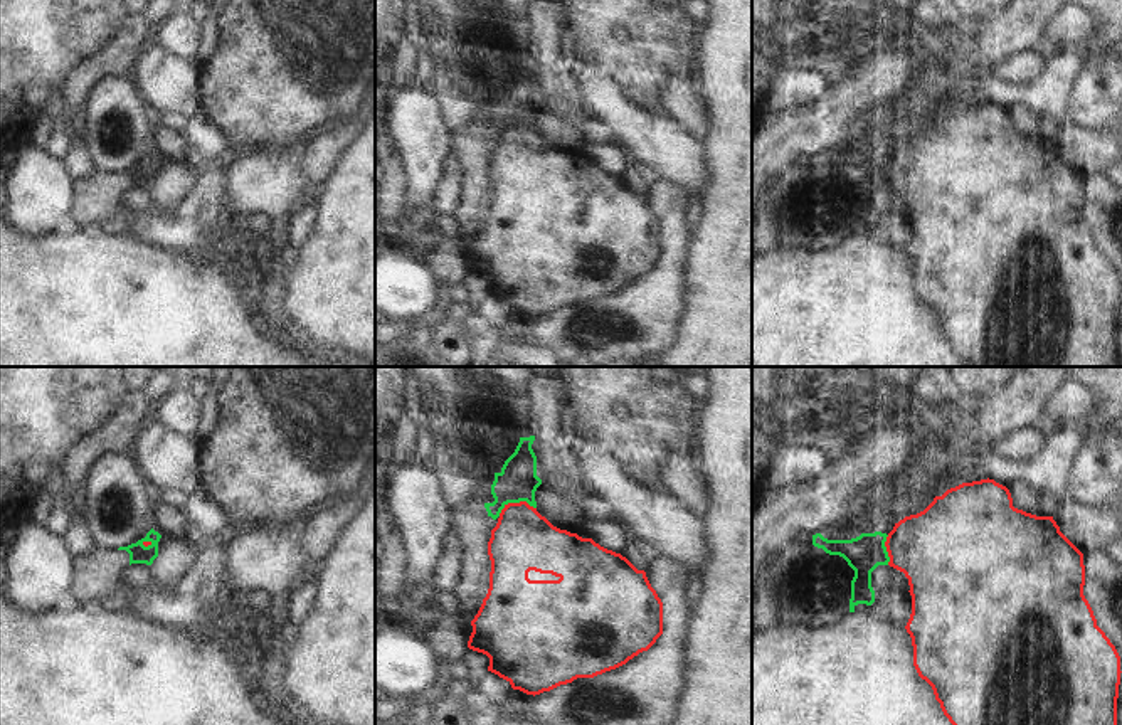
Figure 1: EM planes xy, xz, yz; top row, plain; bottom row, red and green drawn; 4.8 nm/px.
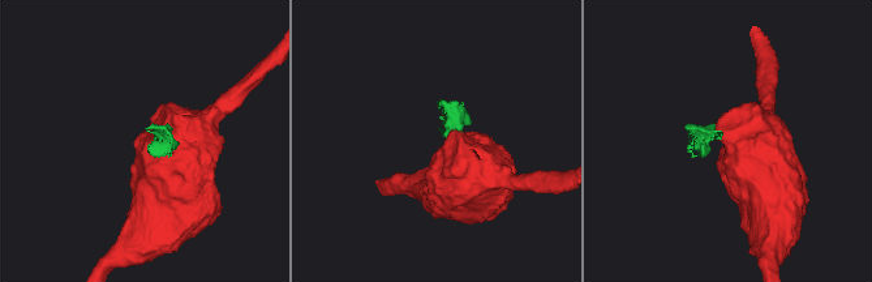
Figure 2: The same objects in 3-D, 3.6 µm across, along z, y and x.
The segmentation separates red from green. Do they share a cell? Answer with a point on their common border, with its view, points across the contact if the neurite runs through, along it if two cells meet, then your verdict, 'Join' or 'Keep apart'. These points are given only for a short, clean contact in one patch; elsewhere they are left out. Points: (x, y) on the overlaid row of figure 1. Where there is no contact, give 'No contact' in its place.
Touches red at xz (515, 503). Boundary: xz (535, 508), (525, 502), (510, 502), (498, 515). Keep apart

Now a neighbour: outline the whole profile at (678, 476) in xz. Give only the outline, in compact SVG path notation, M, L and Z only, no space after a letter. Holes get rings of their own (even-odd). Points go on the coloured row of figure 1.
M669 458L659 468L656 488L676 496L695 515L708 510L705 483L690 458Z

